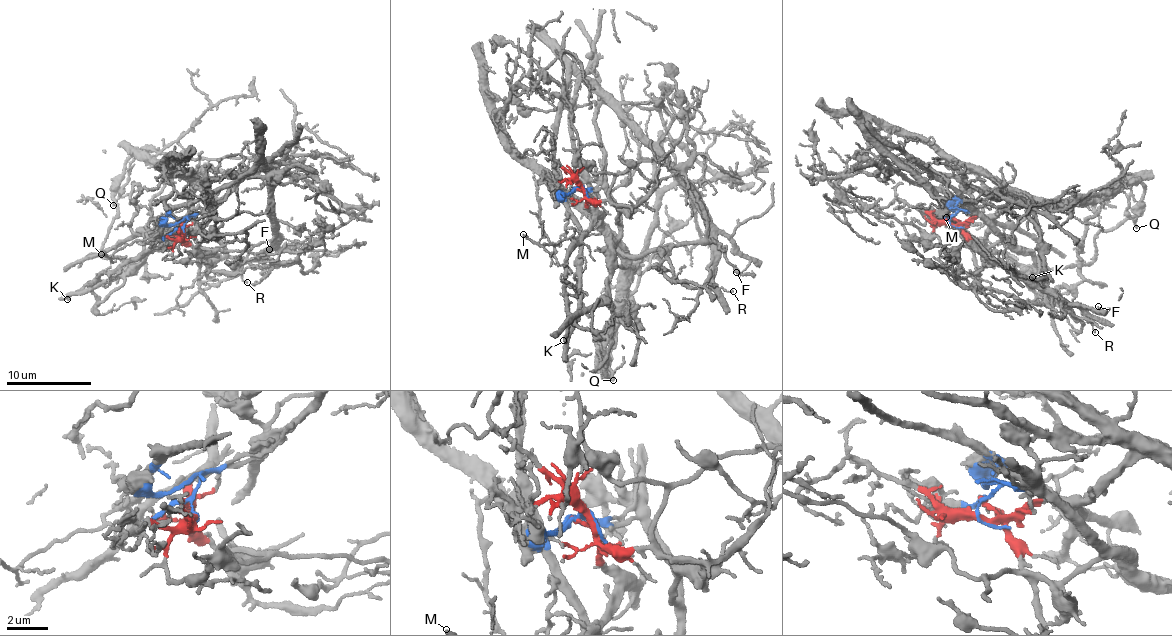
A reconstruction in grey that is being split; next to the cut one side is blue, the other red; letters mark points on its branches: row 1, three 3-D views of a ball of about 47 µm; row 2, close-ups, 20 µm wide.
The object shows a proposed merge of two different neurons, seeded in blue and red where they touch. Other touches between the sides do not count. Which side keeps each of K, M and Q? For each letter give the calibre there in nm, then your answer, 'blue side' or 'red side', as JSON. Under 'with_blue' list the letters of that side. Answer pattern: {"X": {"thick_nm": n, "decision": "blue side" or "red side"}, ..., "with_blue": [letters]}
{"K": {"thick_nm": 200, "decision": "red side"}, "M": {"thick_nm": 160, "decision": "blue side"}, "Q": {"thick_nm": 180, "decision": "red side"}, "with_blue": ["M"]}

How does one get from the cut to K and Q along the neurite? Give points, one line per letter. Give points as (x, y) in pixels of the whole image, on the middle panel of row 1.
K: (580, 186), (592, 216), (587, 230), (573, 242), (566, 265), (564, 288), (570, 317), (563, 340)
Q: (580, 186), (585, 200), (596, 211), (621, 260), (617, 325), (603, 354), (613, 380)

